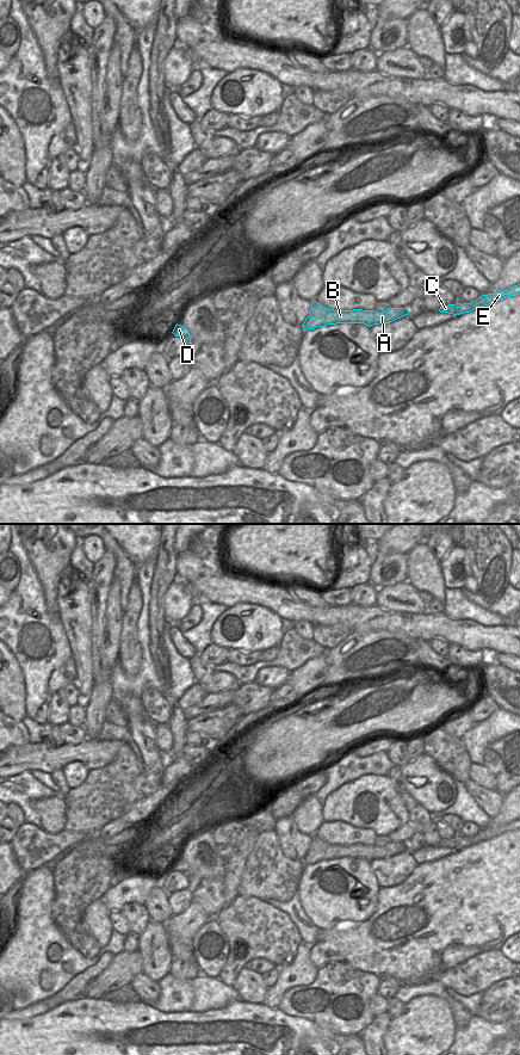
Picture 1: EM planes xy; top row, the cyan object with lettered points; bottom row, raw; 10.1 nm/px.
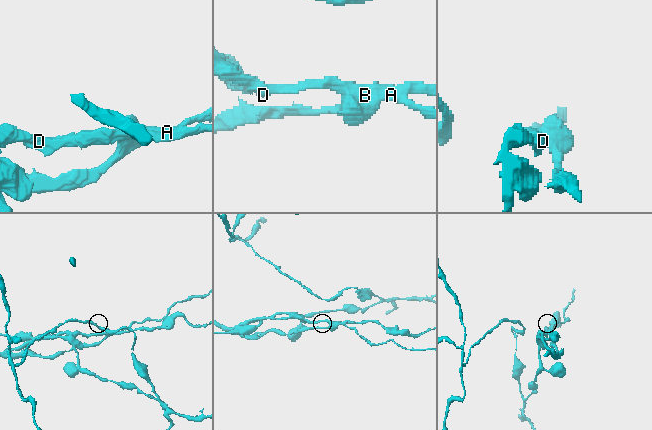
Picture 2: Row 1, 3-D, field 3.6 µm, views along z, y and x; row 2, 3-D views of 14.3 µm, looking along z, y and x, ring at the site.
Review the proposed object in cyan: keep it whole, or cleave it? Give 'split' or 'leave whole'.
split

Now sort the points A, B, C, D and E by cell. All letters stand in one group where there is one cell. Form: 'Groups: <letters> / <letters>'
Groups: A B / C D E.

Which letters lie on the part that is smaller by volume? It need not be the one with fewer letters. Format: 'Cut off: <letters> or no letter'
Cut off: A, B

